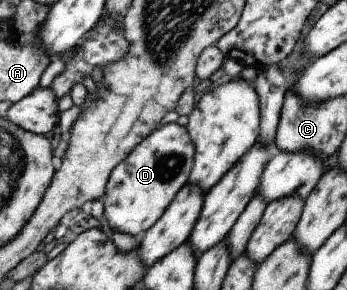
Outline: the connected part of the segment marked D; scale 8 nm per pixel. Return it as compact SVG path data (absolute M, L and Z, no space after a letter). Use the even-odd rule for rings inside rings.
M177 123L159 125L147 134L132 150L122 159L109 174L105 184L103 215L110 228L125 232L137 239L160 218L164 209L170 204L178 189L187 182L188 173L193 165L193 142L188 136L185 127Z

